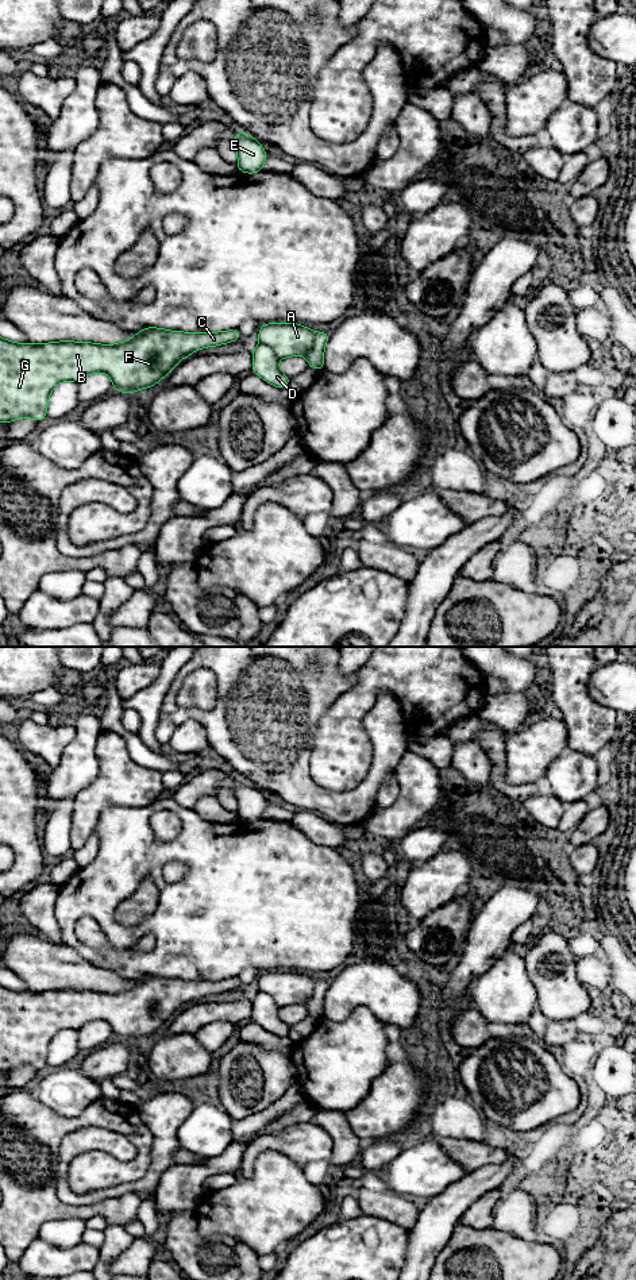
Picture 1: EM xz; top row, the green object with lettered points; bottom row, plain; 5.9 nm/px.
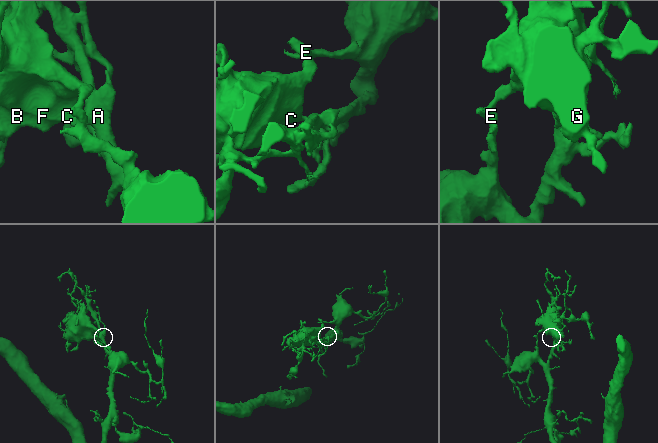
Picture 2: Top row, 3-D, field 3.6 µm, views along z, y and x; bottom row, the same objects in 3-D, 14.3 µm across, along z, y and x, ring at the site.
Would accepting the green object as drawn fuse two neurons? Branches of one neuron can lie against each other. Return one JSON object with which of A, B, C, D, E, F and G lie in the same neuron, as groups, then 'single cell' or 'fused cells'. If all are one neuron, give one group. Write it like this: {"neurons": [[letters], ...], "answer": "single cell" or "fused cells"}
{"neurons": [["A", "B", "C", "D", "E", "F", "G"]], "answer": "single cell"}

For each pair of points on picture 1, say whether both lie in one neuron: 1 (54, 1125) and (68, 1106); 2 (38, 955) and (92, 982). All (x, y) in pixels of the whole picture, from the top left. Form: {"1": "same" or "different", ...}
{"1": "different", "2": "same"}

